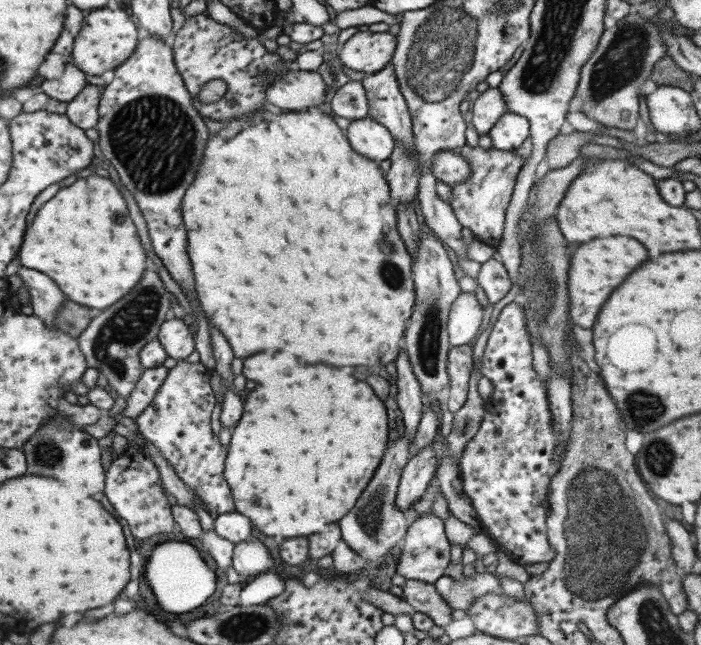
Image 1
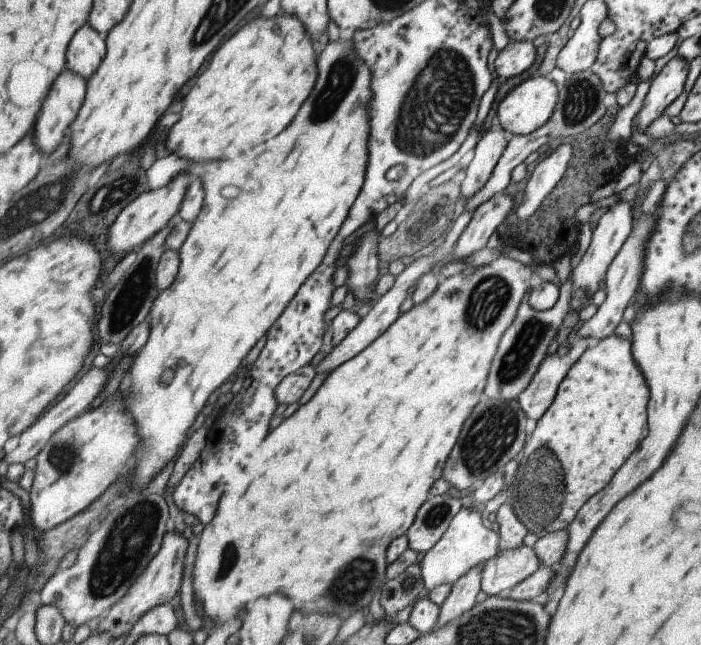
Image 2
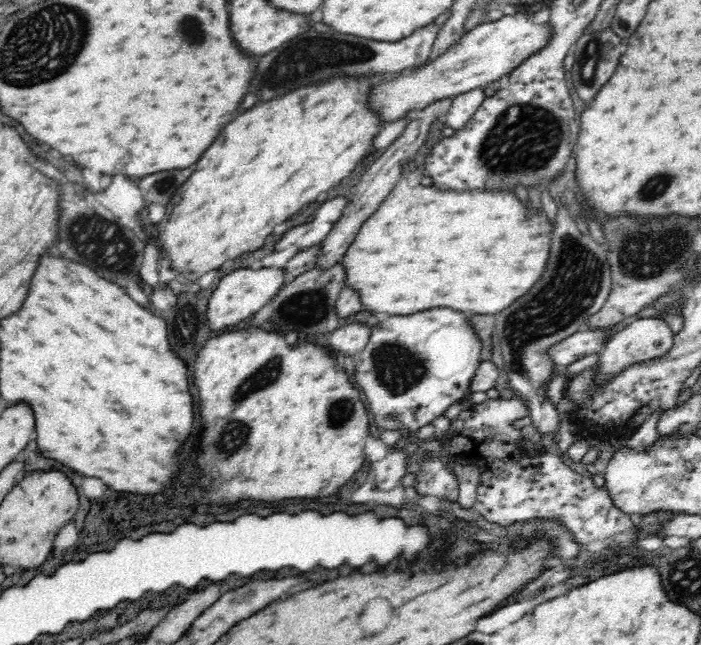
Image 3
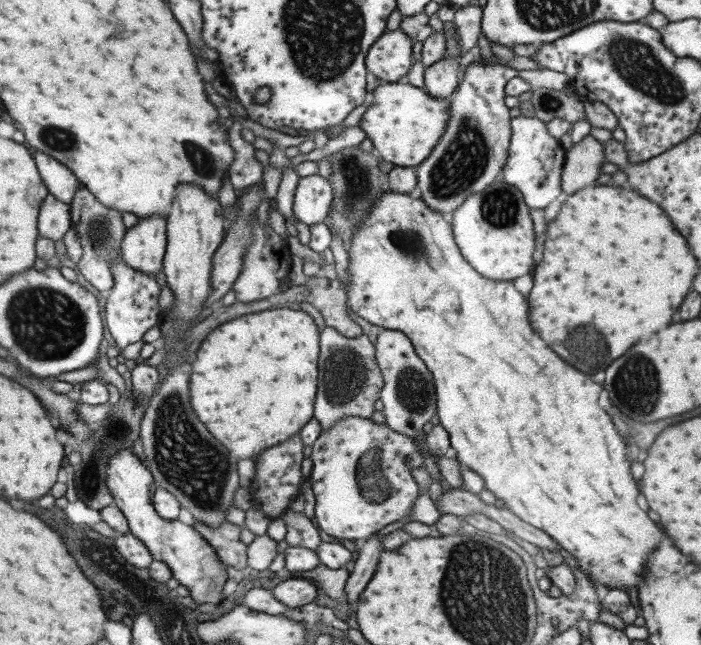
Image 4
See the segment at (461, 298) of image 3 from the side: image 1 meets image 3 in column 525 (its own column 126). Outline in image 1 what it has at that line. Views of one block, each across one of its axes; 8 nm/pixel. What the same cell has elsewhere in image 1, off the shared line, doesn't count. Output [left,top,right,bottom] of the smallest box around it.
[17,173,145,311]

